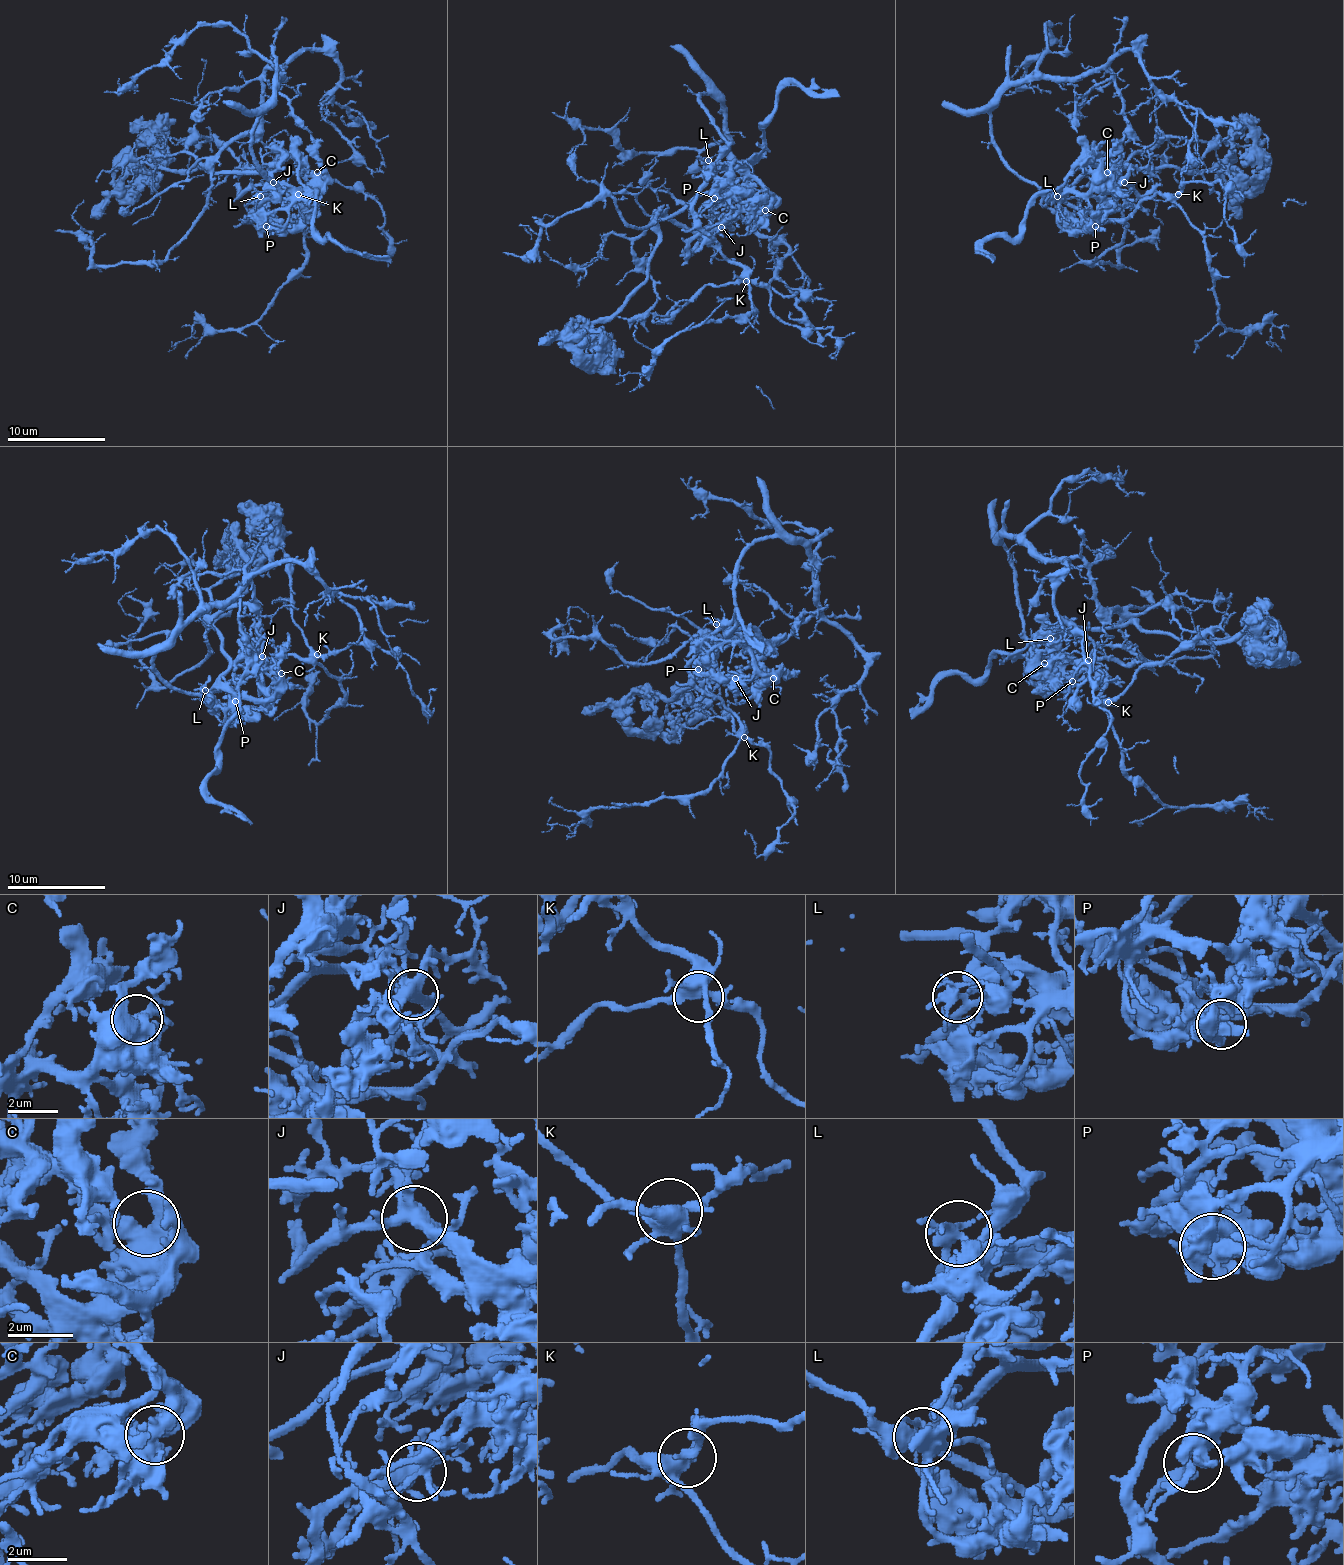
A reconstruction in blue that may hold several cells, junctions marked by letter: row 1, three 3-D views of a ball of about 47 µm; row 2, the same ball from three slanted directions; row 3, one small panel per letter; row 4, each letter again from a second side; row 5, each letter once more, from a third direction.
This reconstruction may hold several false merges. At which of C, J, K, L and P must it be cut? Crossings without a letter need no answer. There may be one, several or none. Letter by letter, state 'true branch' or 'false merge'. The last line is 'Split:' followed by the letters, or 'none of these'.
C: true branch
J: true branch
K: true branch
L: false merge
P: true branch
Split: L

